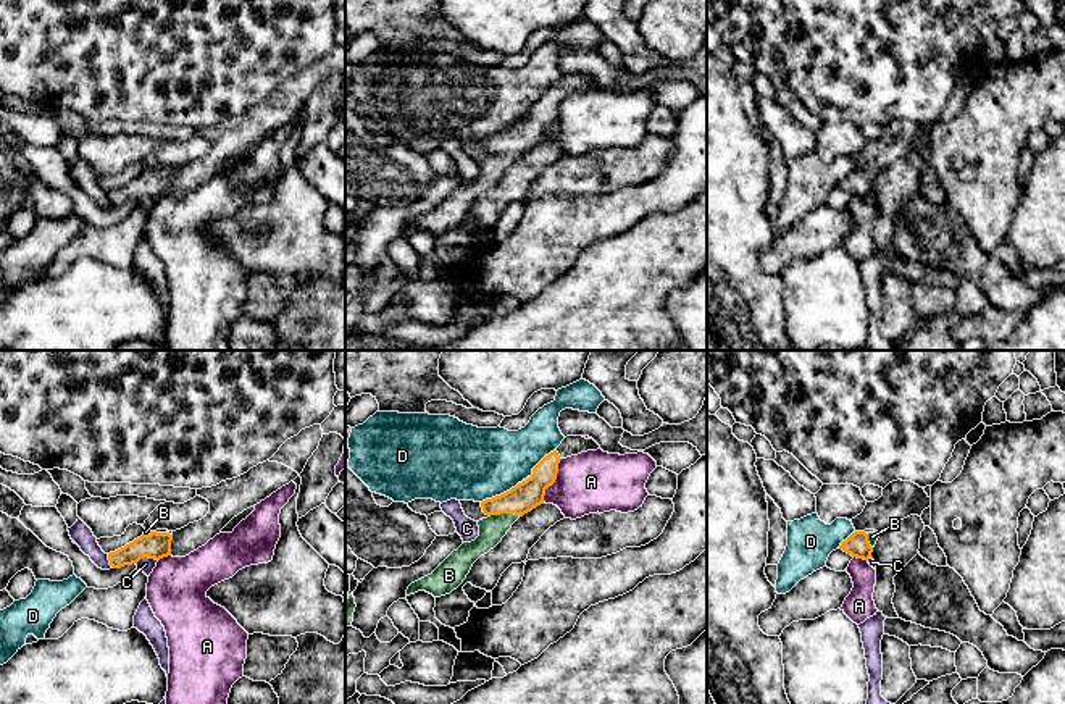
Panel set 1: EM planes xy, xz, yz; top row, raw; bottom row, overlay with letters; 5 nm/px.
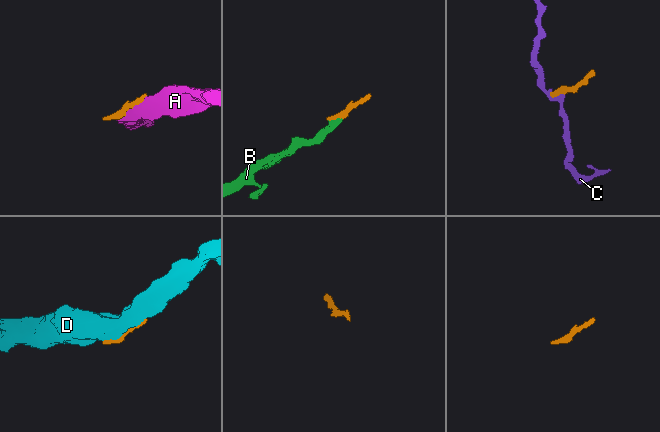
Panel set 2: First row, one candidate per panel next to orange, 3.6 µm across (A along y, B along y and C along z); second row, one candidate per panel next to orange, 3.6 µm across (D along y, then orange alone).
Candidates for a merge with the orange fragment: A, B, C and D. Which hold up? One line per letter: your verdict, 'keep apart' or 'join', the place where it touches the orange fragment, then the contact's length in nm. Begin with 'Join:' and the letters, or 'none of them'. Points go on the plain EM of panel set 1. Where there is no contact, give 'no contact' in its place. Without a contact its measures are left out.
Join: B
A: keep apart; meets orange in xz at (555, 117); contact 240 nm long
B: join; meets orange in xz at (504, 150); contact 160 nm long
C: keep apart; meets orange in xy at (146, 194); contact 110 nm long
D: keep apart; meets orange in xz at (501, 133); contact 200 nm long

